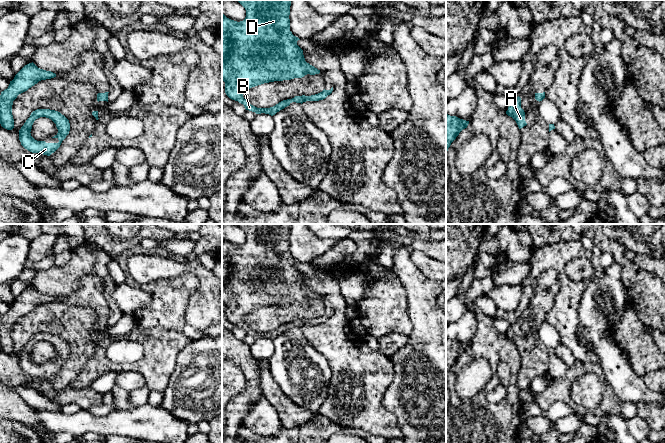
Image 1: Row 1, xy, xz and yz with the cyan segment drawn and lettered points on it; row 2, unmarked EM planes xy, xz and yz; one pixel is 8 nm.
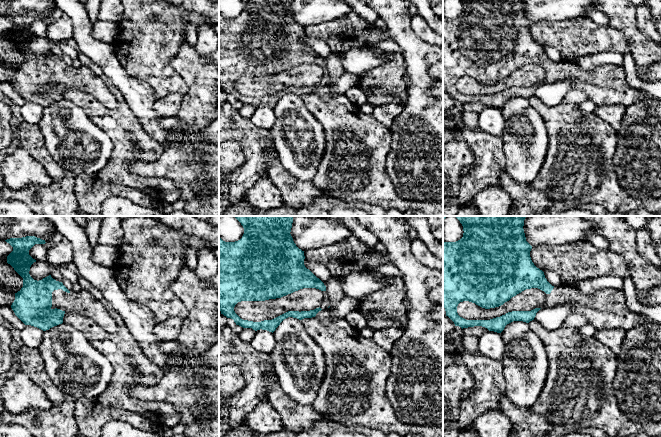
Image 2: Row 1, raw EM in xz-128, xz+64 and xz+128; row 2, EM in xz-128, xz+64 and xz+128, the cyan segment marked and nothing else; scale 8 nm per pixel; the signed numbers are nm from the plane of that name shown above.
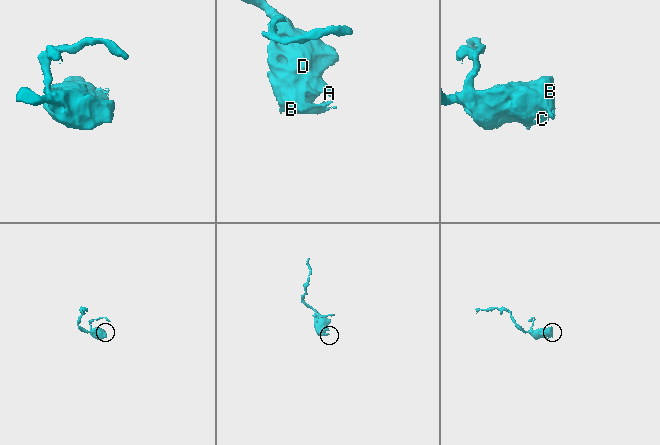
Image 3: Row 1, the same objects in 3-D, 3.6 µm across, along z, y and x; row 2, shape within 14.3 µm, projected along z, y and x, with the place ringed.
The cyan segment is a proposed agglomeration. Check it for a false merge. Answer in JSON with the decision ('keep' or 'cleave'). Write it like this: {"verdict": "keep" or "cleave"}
{"verdict": "keep"}

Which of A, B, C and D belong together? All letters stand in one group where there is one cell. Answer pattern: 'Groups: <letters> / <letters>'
Groups: A B C D

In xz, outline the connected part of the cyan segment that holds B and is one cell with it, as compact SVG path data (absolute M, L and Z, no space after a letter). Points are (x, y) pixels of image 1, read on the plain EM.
M290 224L235 225L246 234L243 245L231 244L222 237L222 305L225 306L225 317L230 323L238 325L246 334L256 338L265 337L273 340L292 326L302 328L306 325L319 325L332 317L333 311L311 320L295 320L270 332L257 332L251 329L243 321L246 314L264 307L319 298L320 294L305 285L303 274L297 269L300 263L290 255Z

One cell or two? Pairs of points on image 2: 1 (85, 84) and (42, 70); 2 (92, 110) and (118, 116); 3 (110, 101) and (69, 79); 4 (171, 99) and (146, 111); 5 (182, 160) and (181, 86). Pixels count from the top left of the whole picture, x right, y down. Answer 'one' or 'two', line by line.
1: one
2: one
3: one
4: two
5: two

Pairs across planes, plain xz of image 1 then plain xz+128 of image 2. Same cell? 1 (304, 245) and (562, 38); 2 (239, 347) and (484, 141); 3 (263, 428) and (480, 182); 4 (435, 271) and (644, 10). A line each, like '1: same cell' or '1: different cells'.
1: different cells
2: same cell
3: different cells
4: same cell

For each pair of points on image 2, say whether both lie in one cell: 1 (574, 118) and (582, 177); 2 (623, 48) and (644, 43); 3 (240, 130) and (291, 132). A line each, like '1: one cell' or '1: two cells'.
1: one cell
2: two cells
3: two cells

